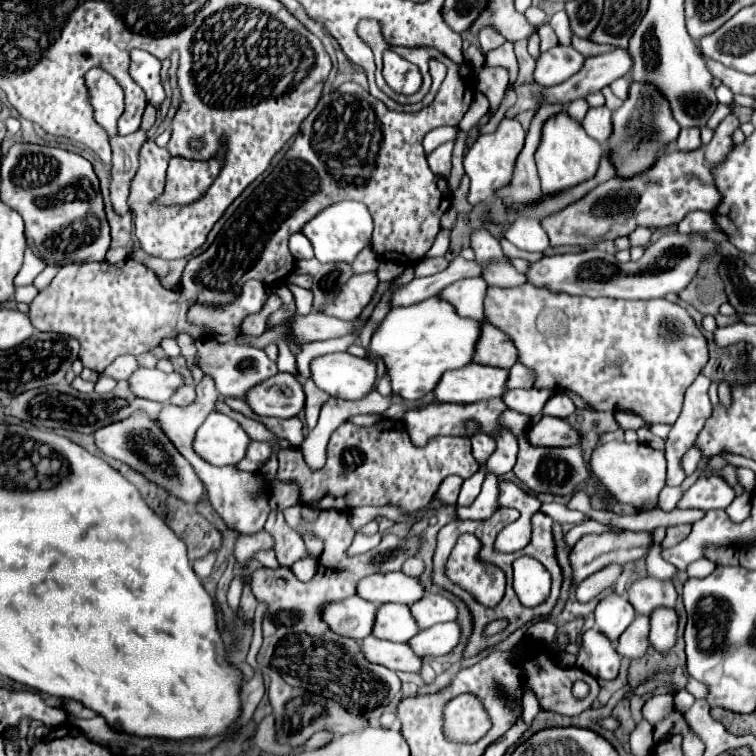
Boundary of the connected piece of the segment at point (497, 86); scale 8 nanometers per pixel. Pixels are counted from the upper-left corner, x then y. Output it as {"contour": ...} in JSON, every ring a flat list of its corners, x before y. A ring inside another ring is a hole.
{"contour":[[504,67,484,69,476,71,476,79,478,79,478,89,490,99,490,111,496,113,508,85,508,71]]}

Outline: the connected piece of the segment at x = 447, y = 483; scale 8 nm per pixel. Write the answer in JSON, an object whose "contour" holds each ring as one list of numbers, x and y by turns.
{"contour":[[460,477,444,479,440,489,438,489,438,493,436,493,436,499,440,499,442,505,456,505,456,499,458,499,458,493,460,493,460,485,462,485]]}

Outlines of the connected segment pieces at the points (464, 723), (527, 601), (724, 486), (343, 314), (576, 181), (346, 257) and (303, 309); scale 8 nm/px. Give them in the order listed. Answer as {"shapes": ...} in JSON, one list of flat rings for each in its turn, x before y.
{"shapes":[[[460,695,452,699,444,709,444,733,450,741,478,741,488,729,490,719,482,711,478,697,474,695]],[[518,557,514,561,514,591,522,605,534,607,546,599,546,579,550,573,532,557]],[[708,473,698,477,698,481,684,493,678,507,680,509,726,509,734,499,734,489,718,473]],[[362,273,352,275,348,283,340,289,336,301,324,309,326,315,334,315,338,319,356,319,362,315,362,311,370,305,374,293,378,287,378,275,376,273]],[[566,111,554,115,552,119,548,119,548,123,544,123,542,141,536,151,536,165,538,175,542,179,542,191,548,197,592,179,600,167,600,159,602,159,602,145,596,139,592,139,578,121,570,119]],[[340,201,310,219,302,227,302,233,310,239,314,255,320,263,352,263,358,253,372,241,372,215,364,203]],[[294,283,286,285,292,295,294,295,294,303,296,303,296,313,294,315,308,315,310,313,310,305,312,305,312,293,308,289,302,289]]]}

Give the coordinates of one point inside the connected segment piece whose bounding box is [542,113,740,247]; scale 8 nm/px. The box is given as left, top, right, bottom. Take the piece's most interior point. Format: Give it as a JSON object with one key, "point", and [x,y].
{"point":[678,183]}

